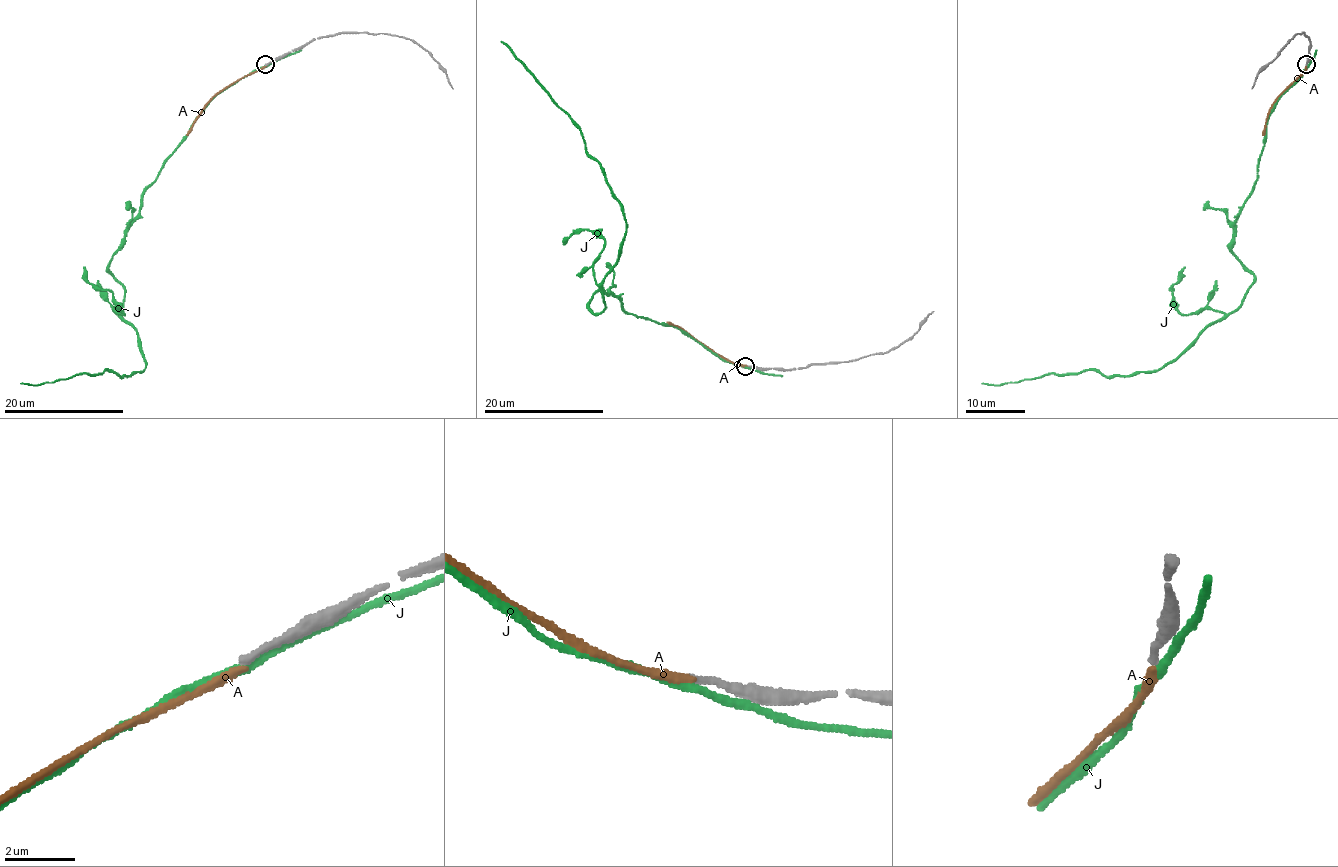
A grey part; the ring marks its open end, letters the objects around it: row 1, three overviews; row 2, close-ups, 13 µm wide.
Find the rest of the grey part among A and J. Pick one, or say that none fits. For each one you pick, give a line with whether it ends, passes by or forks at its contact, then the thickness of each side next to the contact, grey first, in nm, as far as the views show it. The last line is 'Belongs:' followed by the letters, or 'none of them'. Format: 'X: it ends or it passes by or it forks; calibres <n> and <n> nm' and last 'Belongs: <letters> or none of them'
Belongs: none of them

